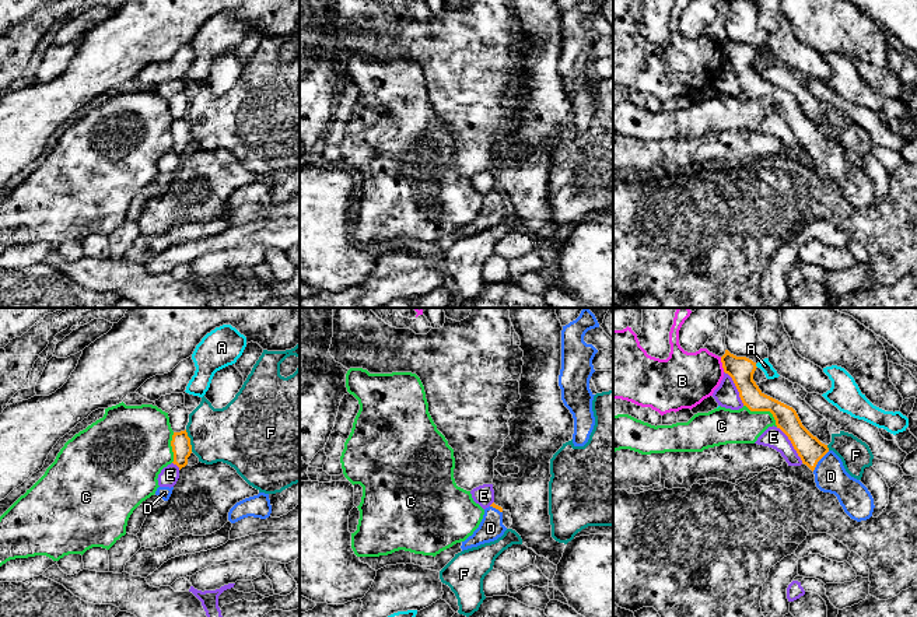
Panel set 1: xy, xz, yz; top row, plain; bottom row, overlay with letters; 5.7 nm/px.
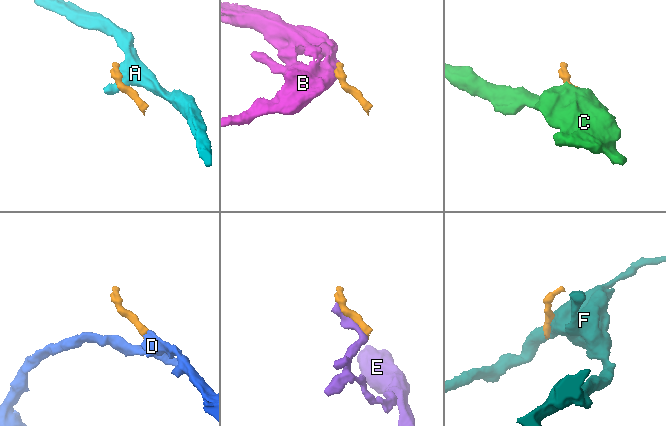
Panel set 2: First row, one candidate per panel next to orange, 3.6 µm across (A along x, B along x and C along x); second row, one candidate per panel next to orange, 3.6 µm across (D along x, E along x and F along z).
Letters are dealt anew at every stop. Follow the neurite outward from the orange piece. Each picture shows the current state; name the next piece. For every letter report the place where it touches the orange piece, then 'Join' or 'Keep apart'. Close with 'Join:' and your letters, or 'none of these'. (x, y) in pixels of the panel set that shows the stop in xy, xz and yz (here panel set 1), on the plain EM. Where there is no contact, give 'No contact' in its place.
A: Touches orange at yz (755, 52). Keep apart
B: Touches orange at yz (723, 51). Keep apart
C: Touches orange at yz (763, 97). Keep apart
D: Touches orange at yz (819, 146). Join
E: Touches orange at yz (791, 129). Keep apart
F: Touches orange at xy (189, 128). Keep apart
Join: D

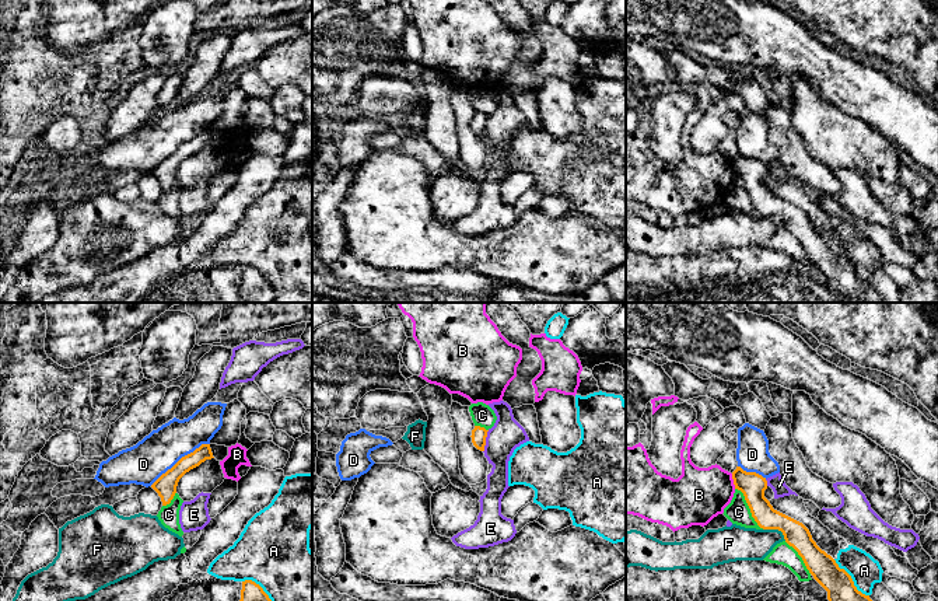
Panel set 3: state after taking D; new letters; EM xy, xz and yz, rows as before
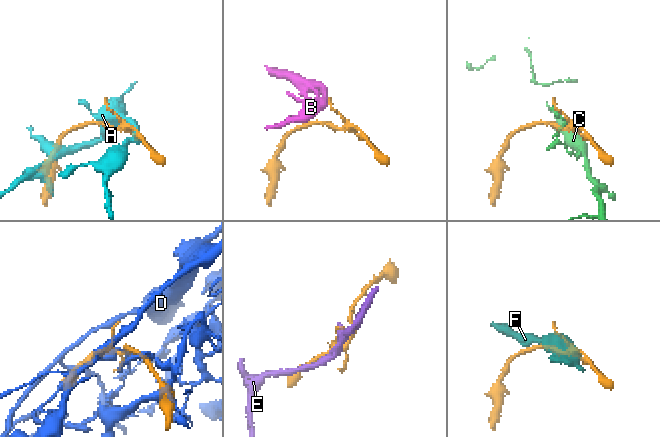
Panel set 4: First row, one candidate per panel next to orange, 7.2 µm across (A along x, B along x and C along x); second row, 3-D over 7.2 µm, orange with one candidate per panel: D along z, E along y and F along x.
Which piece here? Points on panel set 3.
A: Touches orange at xy (265, 279). Keep apart
B: Touches orange at yz (734, 167). Keep apart
C: Touches orange at yz (749, 194). Keep apart
D: Touches orange at xy (181, 144). Keep apart
E: Touches orange at xz (485, 128). Keep apart
F: Touches orange at yz (776, 215). Keep apart
Join: none of these

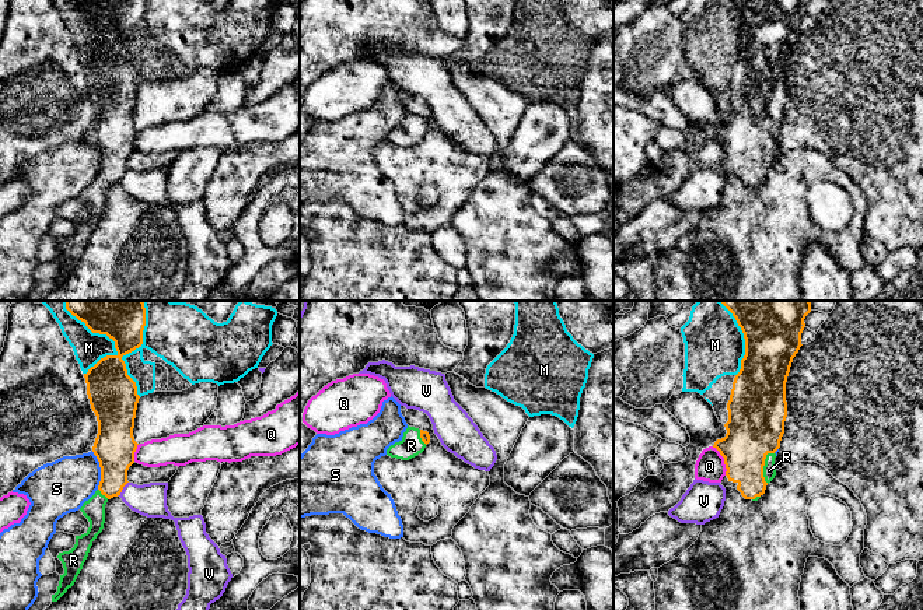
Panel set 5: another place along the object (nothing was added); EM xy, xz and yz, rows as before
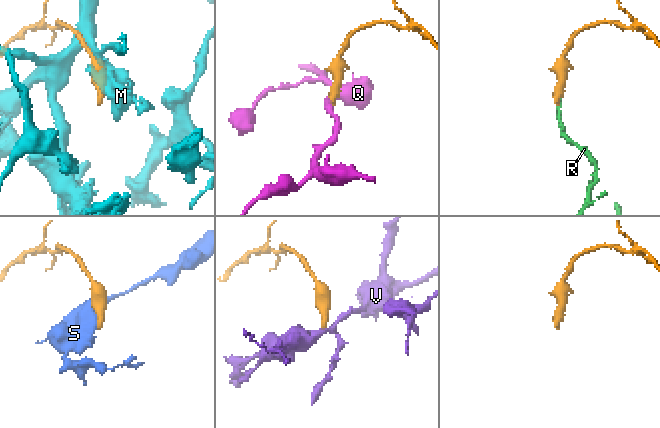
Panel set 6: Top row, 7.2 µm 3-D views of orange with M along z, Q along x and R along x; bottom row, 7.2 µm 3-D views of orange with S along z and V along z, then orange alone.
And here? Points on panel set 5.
M: Touches orange at xy (98, 18). Keep apart
Q: Touches orange at yz (724, 147). Keep apart
R: Touches orange at yz (764, 151). Join
S: Touches orange at xy (101, 157). Keep apart
V: Touches orange at xy (122, 175). Keep apart
Join: R

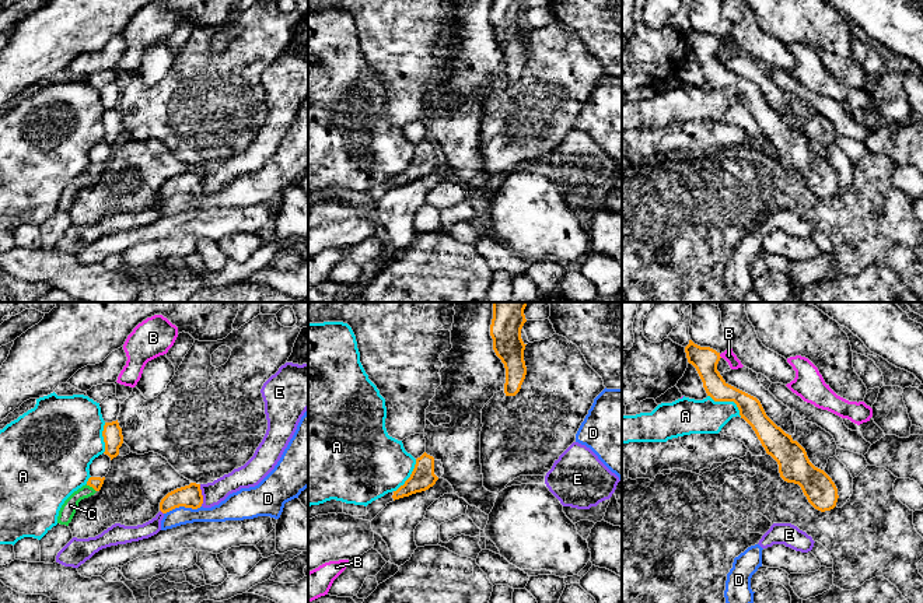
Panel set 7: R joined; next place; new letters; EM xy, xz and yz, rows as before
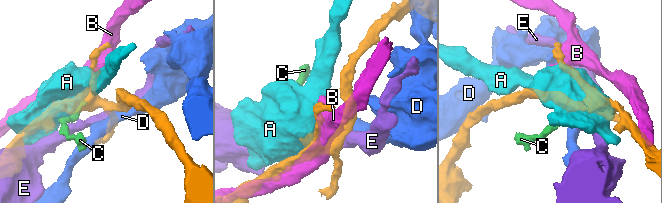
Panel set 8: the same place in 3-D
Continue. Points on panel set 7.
A: Touches orange at yz (727, 87). Keep apart
B: Touches orange at yz (719, 42). Keep apart
C: Touches orange at xy (91, 172). Join
D: Touches orange at xy (182, 192). Keep apart
E: Touches orange at xy (202, 182). Keep apart
Join: C

